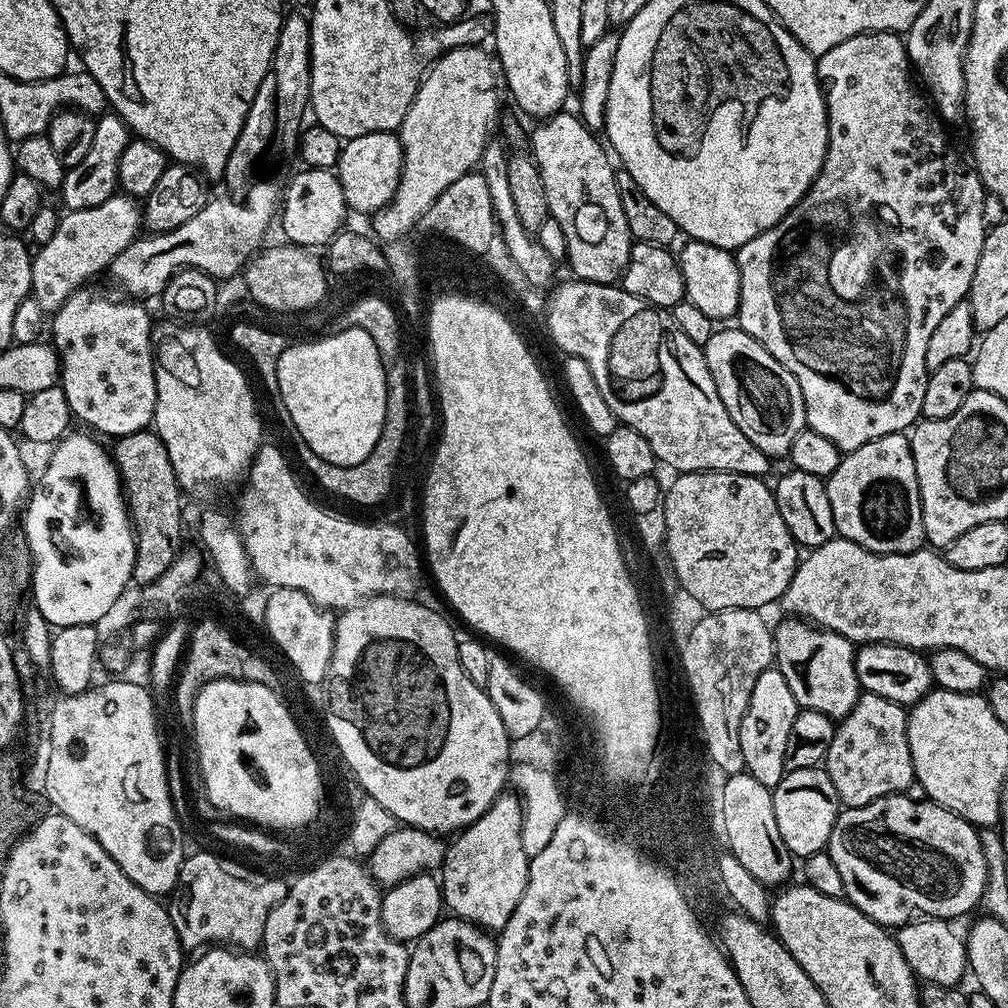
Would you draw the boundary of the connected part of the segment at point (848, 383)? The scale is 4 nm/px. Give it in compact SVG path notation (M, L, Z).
M863 32L854 38L846 38L846 42L838 42L834 50L826 50L826 54L817 59L816 76L824 90L824 105L828 107L826 158L820 173L812 177L808 193L777 224L765 232L756 233L750 242L735 249L740 275L740 308L735 319L742 331L770 350L770 354L774 354L774 358L778 358L778 362L794 374L802 390L807 427L822 434L822 438L830 438L830 442L845 453L858 450L858 446L866 446L866 442L874 442L874 438L911 429L921 419L922 398L926 395L930 371L926 366L926 345L930 343L930 334L934 334L938 322L942 322L954 306L962 303L972 285L974 266L978 266L978 254L982 254L986 231L982 218L986 189L975 167L967 163L964 165L959 154L948 145L948 136L943 128L945 125L922 95L910 67L905 41L897 33Z

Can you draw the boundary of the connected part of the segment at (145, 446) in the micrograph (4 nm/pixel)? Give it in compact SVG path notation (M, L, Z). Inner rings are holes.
M145 430L121 436L111 445L110 455L120 471L120 486L128 505L128 518L136 534L136 557L132 580L145 586L156 582L159 572L167 569L172 549L182 544L180 538L180 496L182 489L170 466L170 454L155 431Z

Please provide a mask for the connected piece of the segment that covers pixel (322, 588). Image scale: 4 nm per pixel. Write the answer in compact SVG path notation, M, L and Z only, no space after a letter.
M268 442L261 443L260 449L256 452L256 456L252 460L252 464L249 466L246 473L246 481L248 480L248 489L245 490L244 493L240 496L240 505L237 506L236 512L234 511L234 523L240 533L240 537L242 538L242 542L244 543L244 549L246 550L246 554L248 555L248 560L252 563L252 570L257 581L260 580L264 584L268 584L267 587L269 589L274 588L289 588L290 590L302 590L302 594L306 594L310 597L320 608L325 610L343 610L345 608L350 608L354 604L359 604L361 600L369 597L369 596L403 596L405 598L411 597L413 595L412 591L415 590L416 587L420 584L420 560L422 564L422 556L416 553L416 544L411 540L410 537L407 536L406 533L403 532L404 528L399 524L387 524L385 522L379 522L379 524L363 524L360 520L351 520L348 516L331 516L330 513L327 512L324 508L319 508L318 505L315 504L314 501L311 500L310 497L307 496L306 493L300 489L300 484L296 481L296 476L292 473L292 468L288 465L288 460L284 457L284 452L280 448L275 448L274 445L268 444Z

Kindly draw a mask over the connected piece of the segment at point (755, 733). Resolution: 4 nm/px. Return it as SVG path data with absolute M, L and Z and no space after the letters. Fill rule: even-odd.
M773 666L758 674L758 682L754 682L754 694L750 694L750 706L746 706L746 714L742 718L740 741L744 767L750 775L758 778L758 782L762 782L762 786L776 788L784 777L786 742L790 738L790 726L794 726L797 711L794 694L786 678L782 678L779 668Z

